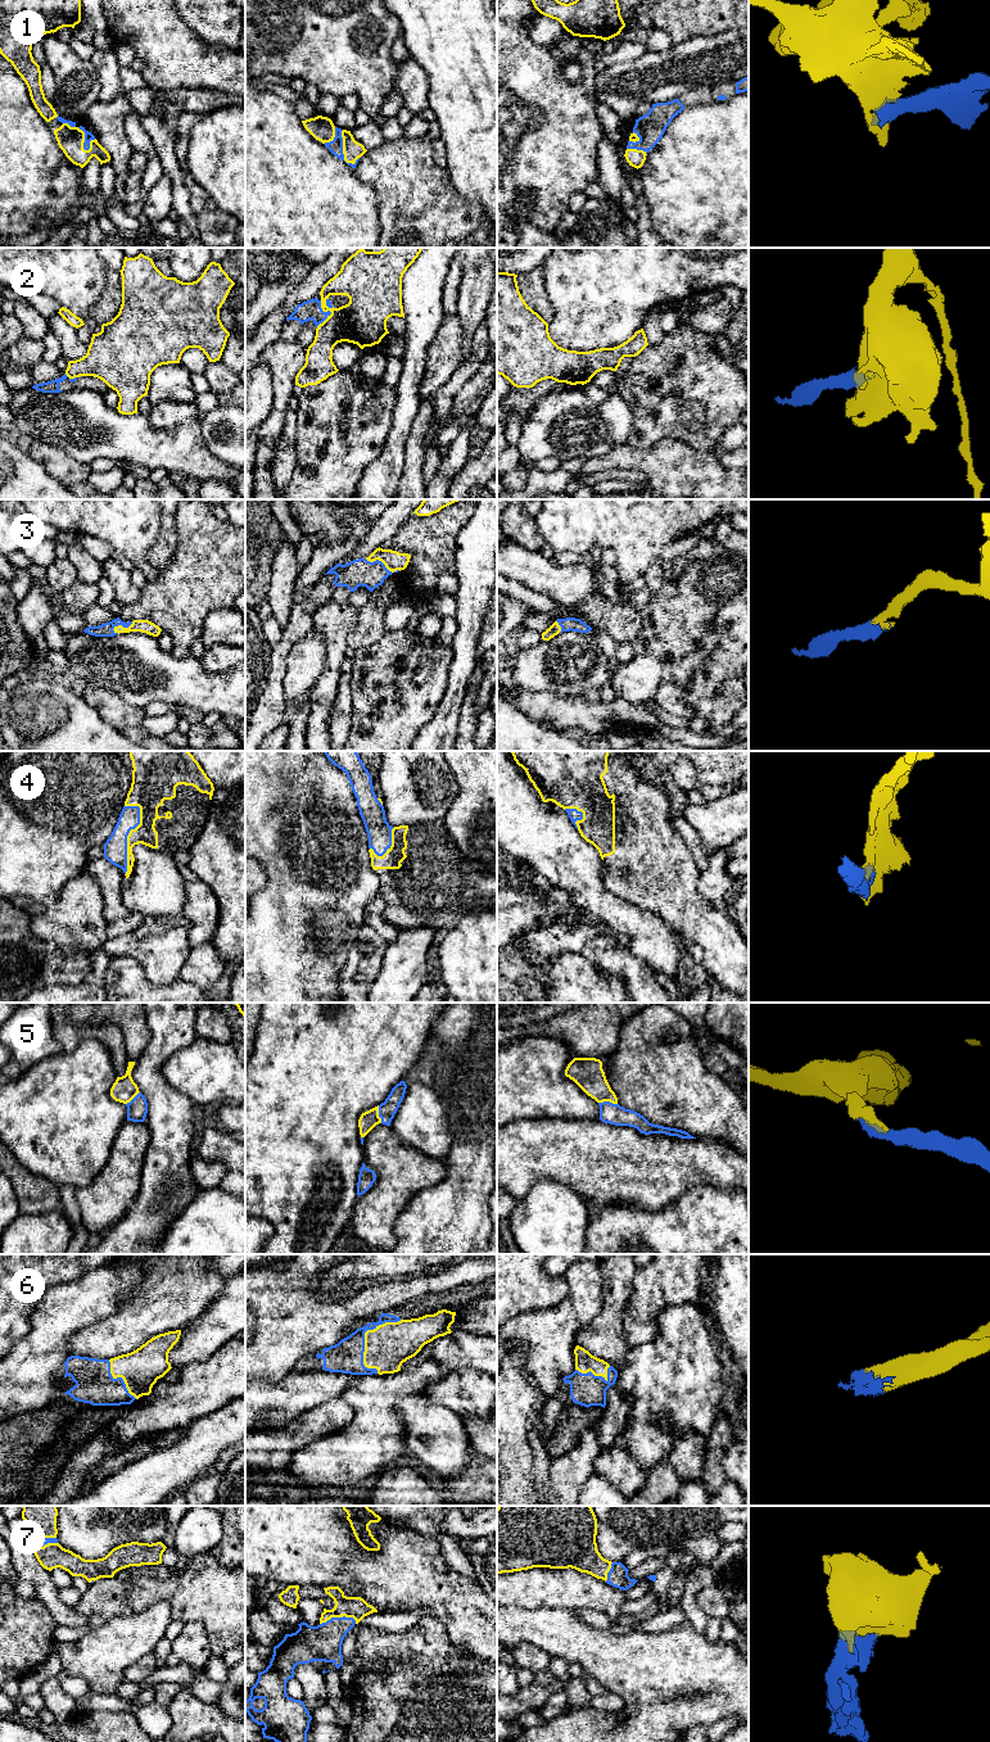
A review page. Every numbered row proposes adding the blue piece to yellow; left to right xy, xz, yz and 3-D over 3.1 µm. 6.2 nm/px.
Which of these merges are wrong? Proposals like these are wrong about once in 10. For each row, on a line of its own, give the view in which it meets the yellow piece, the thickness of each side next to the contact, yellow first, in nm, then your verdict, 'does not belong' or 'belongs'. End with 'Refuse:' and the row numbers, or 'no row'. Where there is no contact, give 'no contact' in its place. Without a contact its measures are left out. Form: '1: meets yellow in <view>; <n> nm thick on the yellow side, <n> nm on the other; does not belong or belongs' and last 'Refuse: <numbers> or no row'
1: meets yellow in xz; 120 nm thick on the yellow side, 90 nm on the other; belongs
2: meets yellow in xz; 300 nm thick on the yellow side, 130 nm on the other; does not belong
3: meets yellow in xz; 120 nm thick on the yellow side, 170 nm on the other; belongs
4: meets yellow in xy; 140 nm thick on the yellow side, 140 nm on the other; belongs
5: meets yellow in yz; 190 nm thick on the yellow side, 130 nm on the other; belongs
6: meets yellow in xz; 280 nm thick on the yellow side, 200 nm on the other; belongs
7: meets yellow in xz; 140 nm thick on the yellow side, 220 nm on the other; belongs
Refuse: 2

